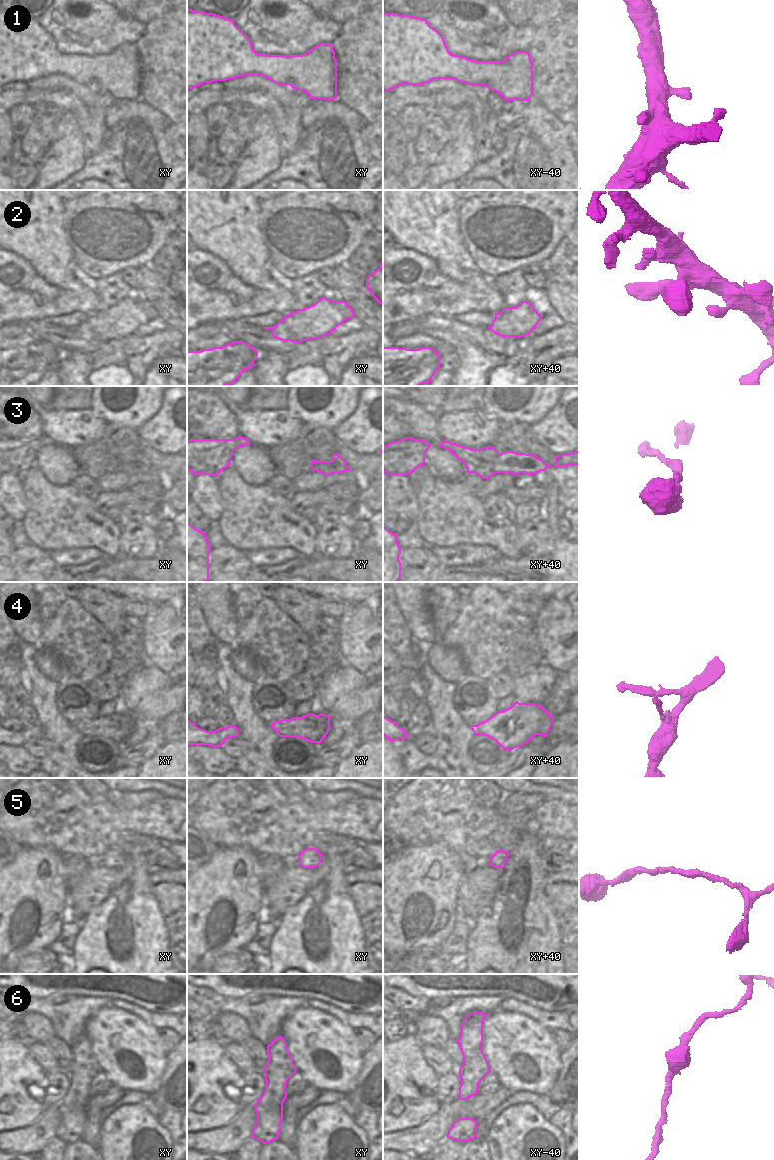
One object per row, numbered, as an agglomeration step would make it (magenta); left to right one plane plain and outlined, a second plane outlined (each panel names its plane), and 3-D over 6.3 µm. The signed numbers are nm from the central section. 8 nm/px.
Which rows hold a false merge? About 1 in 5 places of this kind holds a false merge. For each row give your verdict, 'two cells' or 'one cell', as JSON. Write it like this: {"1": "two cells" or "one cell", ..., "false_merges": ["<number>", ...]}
{"1": "one cell", "2": "one cell", "3": "one cell", "4": "one cell", "5": "one cell", "6": "one cell", "false_merges": []}

